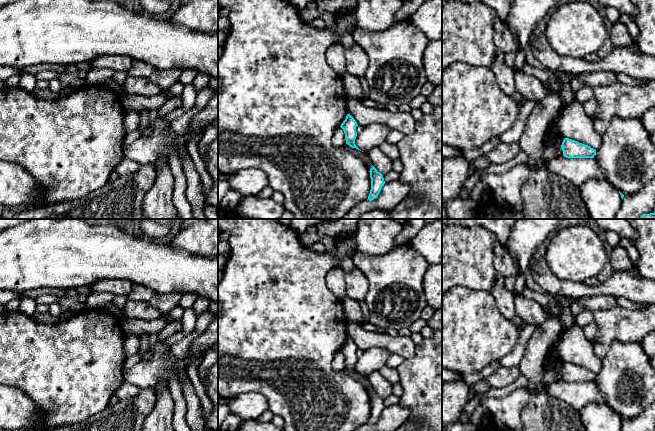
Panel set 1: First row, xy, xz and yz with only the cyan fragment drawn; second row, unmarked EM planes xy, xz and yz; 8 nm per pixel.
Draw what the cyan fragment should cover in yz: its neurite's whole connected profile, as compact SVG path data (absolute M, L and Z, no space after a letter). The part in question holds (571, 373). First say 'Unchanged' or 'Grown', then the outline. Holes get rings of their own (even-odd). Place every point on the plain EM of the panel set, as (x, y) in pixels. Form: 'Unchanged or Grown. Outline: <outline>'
Unchanged. Outline: M564 362L561 373L566 382L594 382L596 374L575 364Z

